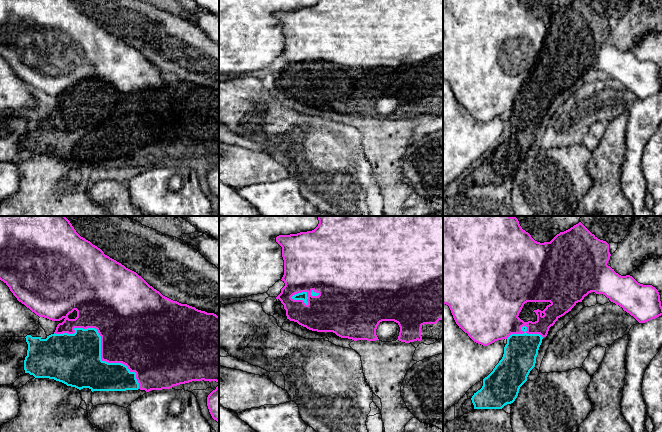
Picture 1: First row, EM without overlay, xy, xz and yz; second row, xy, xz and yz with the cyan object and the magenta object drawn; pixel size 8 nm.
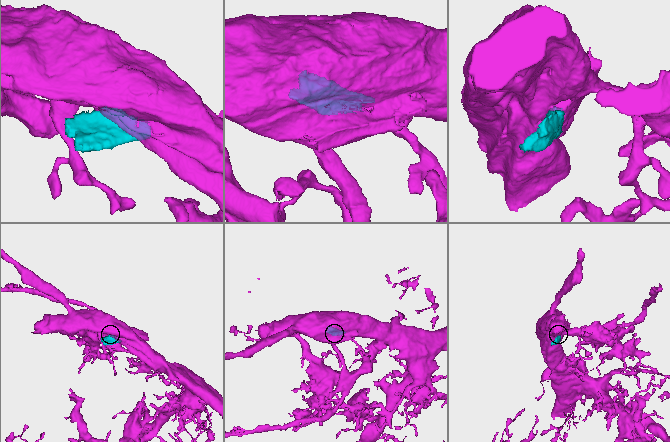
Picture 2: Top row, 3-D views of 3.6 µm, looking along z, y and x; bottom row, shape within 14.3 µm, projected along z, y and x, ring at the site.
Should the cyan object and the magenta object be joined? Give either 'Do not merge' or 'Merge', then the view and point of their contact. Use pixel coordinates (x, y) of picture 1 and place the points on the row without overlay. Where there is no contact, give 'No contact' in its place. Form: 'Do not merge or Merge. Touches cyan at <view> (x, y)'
Do not merge. Touches cyan at xy (100, 122)

